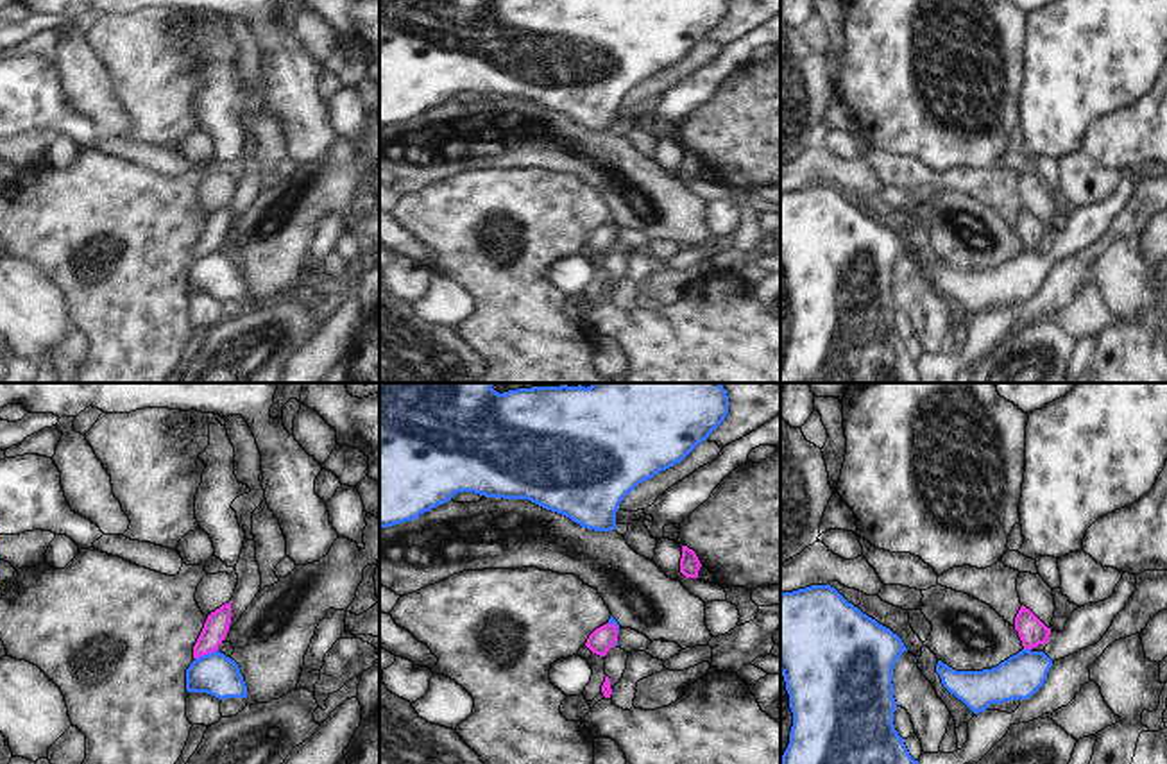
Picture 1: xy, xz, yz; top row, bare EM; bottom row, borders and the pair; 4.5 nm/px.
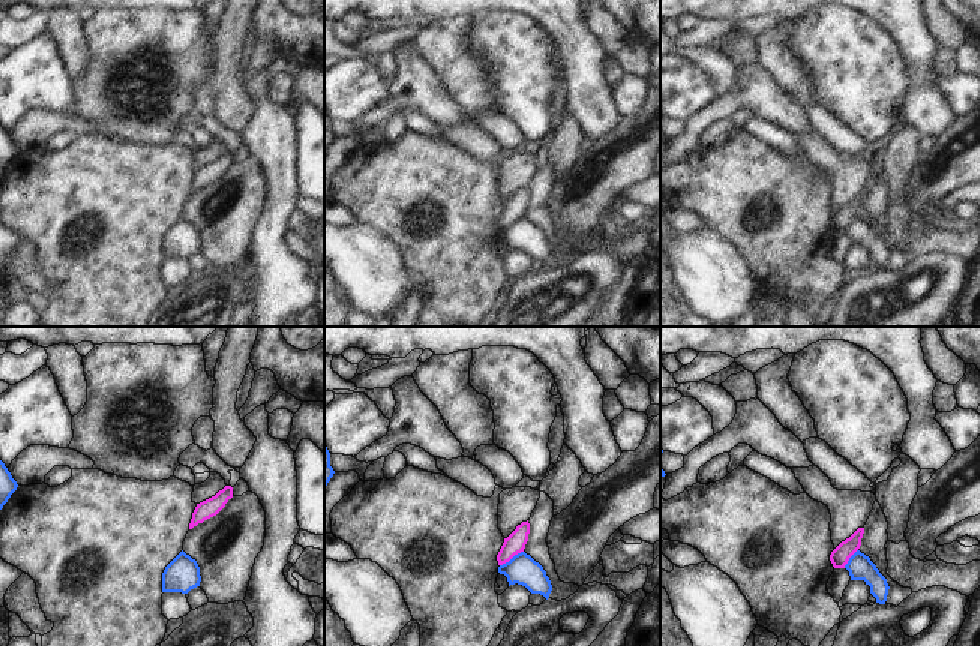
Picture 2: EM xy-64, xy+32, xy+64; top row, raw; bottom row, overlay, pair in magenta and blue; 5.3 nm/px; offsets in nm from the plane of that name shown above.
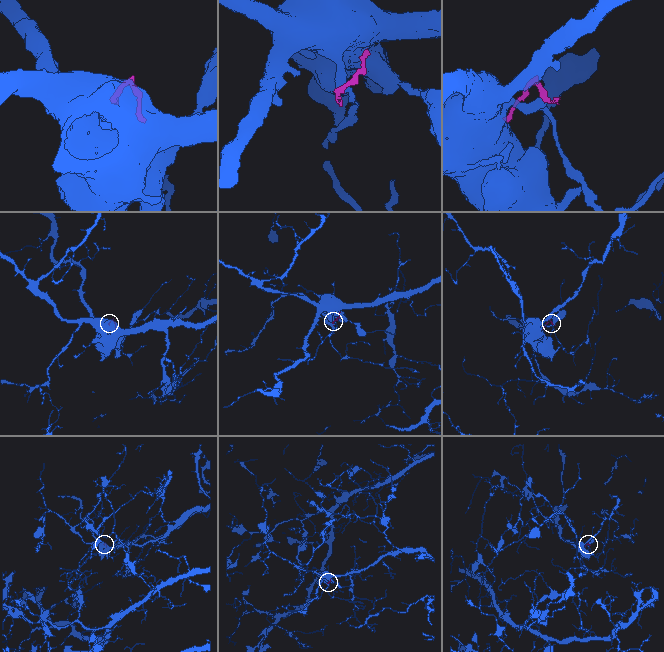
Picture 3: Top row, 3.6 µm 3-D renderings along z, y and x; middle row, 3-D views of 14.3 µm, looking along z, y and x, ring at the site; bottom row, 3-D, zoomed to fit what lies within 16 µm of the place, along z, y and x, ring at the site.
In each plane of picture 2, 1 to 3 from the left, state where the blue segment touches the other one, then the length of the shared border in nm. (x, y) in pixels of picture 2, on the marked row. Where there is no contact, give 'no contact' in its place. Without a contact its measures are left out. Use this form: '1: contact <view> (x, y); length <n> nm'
1: no contact
2: contact xy+32 (511, 558); length 150 nm
3: contact xy+64 (850, 556); length 130 nm

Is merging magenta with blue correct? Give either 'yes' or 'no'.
no

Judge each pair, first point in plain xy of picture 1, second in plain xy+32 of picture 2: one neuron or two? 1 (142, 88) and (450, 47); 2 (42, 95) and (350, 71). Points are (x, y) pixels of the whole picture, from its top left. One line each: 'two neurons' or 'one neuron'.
1: one neuron
2: one neuron

